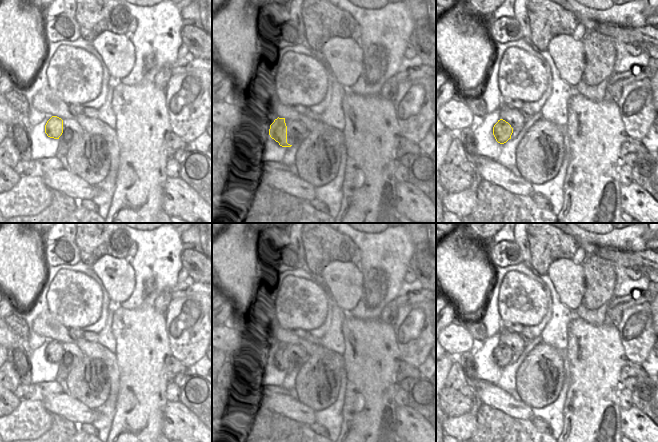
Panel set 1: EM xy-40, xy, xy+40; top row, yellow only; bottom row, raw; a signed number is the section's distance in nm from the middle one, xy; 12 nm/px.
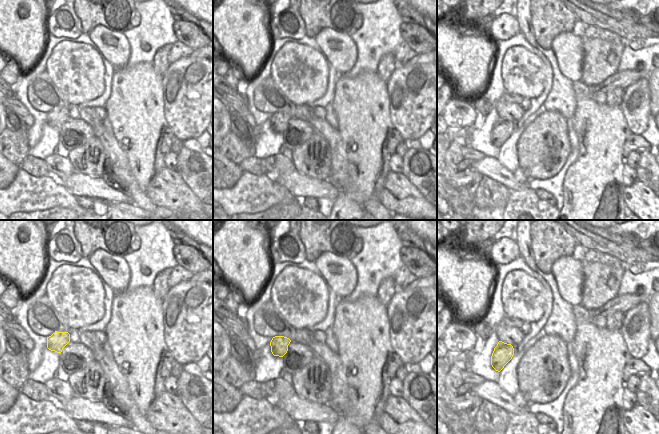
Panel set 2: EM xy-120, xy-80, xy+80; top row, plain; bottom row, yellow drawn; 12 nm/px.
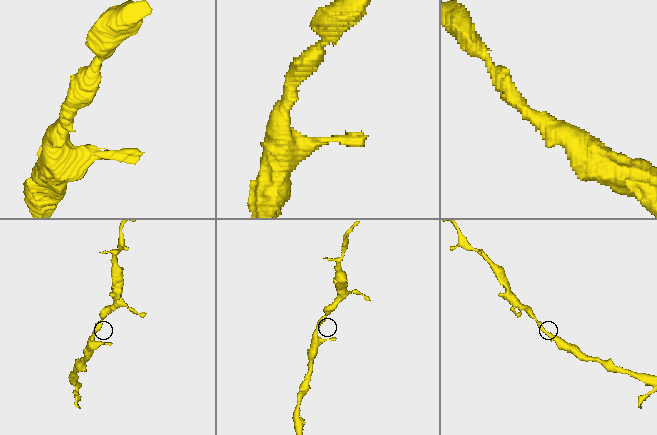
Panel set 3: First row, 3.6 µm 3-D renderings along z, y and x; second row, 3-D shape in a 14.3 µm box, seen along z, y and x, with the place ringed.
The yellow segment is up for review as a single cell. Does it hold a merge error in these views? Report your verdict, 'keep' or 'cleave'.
keep

